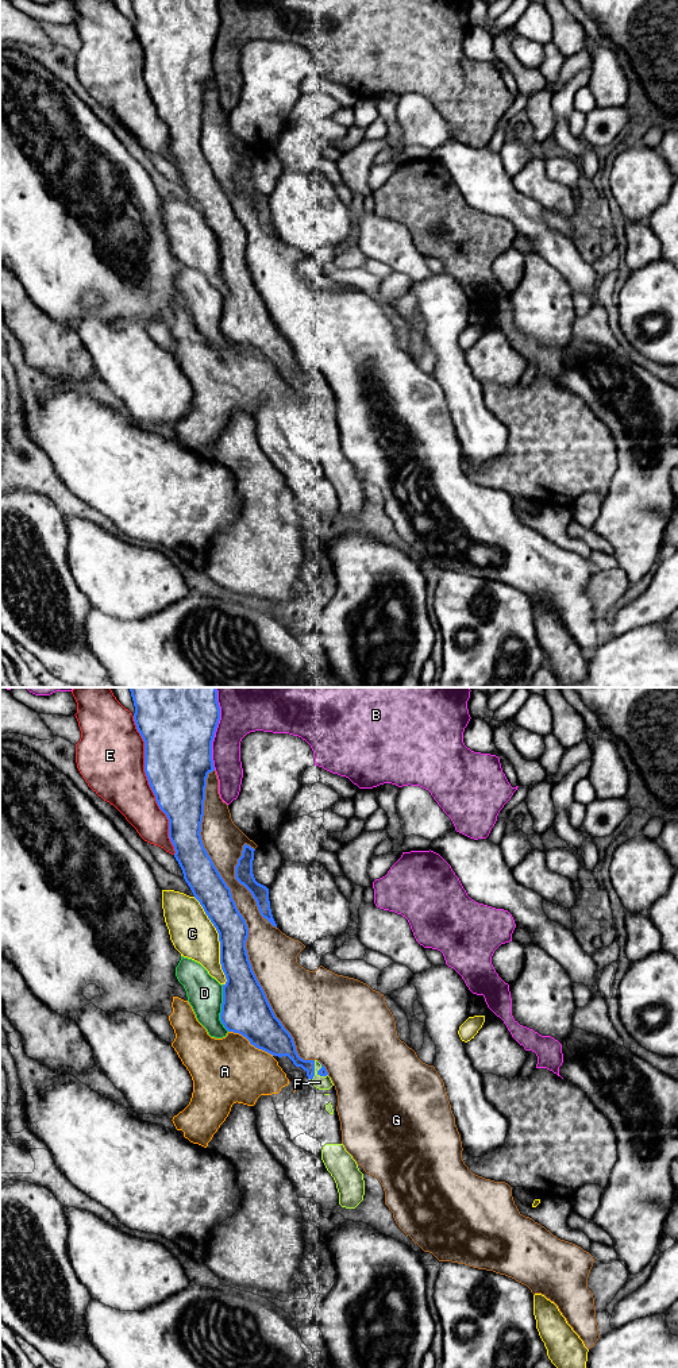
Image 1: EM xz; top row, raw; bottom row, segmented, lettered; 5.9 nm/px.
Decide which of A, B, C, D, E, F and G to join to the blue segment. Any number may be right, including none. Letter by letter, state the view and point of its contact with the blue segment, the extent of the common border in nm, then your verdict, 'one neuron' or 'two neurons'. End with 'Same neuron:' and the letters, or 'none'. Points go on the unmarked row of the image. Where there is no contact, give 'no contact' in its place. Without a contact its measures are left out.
A: contact xz (251, 353); length 300 nm; two neurons
B: contact xz (215, 39); length 460 nm; two neurons
C: contact xz (219, 249); length 550 nm; two neurons
D: contact xz (222, 316); length 280 nm; two neurons
E: contact xz (149, 92); length 850 nm; two neurons
F: contact xz (318, 380); length 130 nm; one neuron
G: contact xz (245, 228); length 1850 nm; two neurons
Same neuron: F

